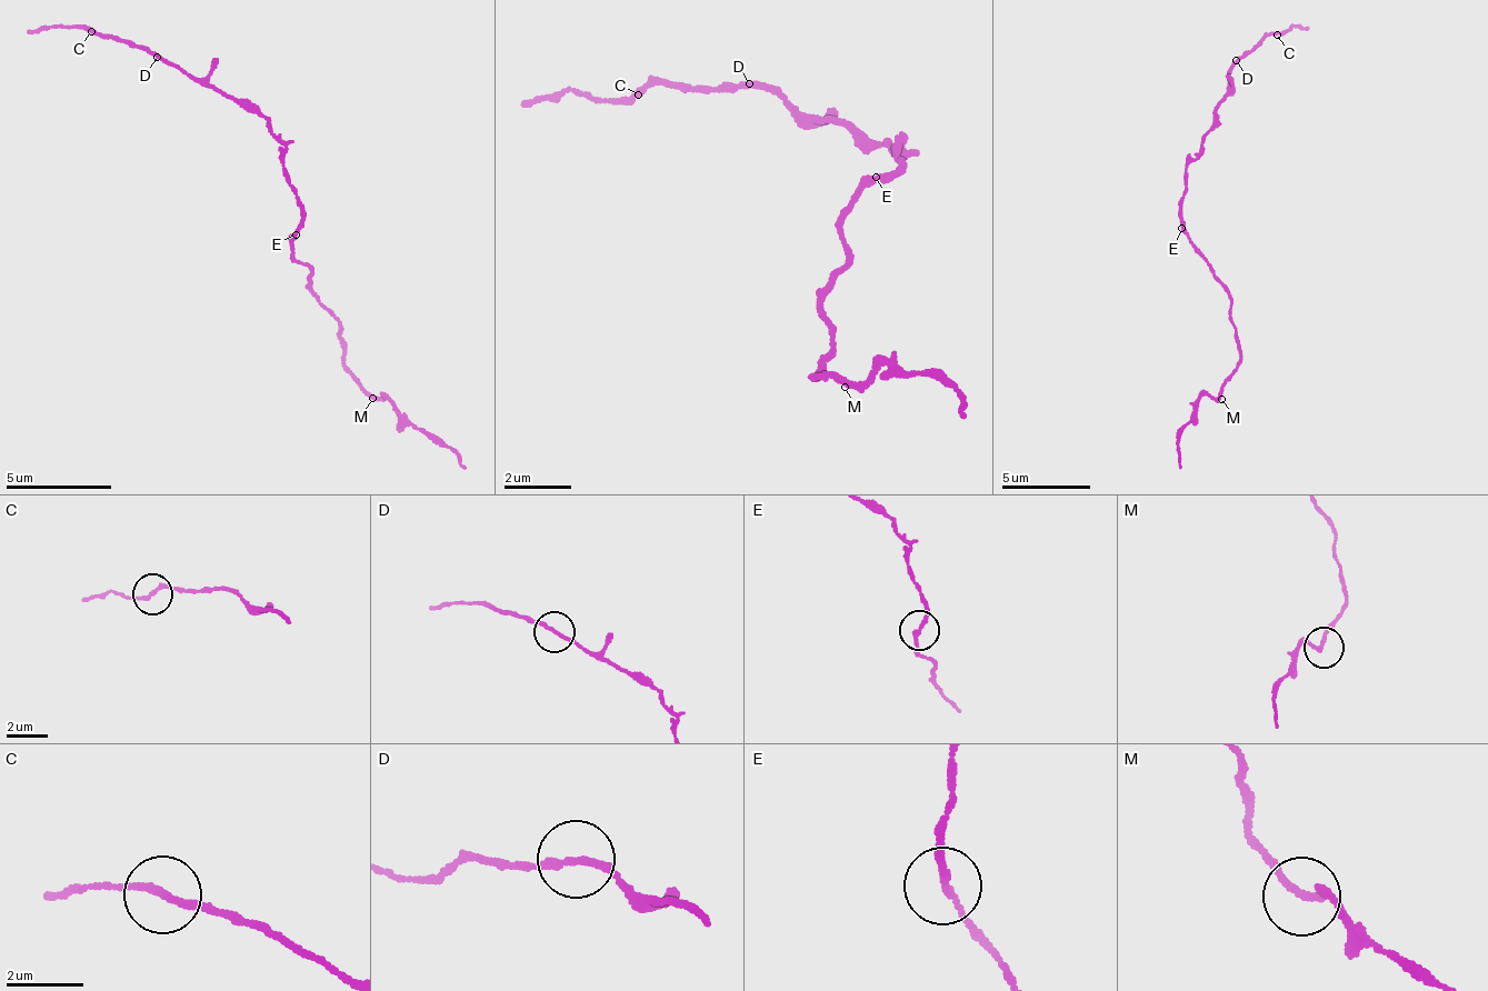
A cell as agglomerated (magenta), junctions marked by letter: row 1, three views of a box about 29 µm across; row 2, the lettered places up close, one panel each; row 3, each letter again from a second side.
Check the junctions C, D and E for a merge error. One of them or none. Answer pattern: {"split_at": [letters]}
{"split_at": []}

